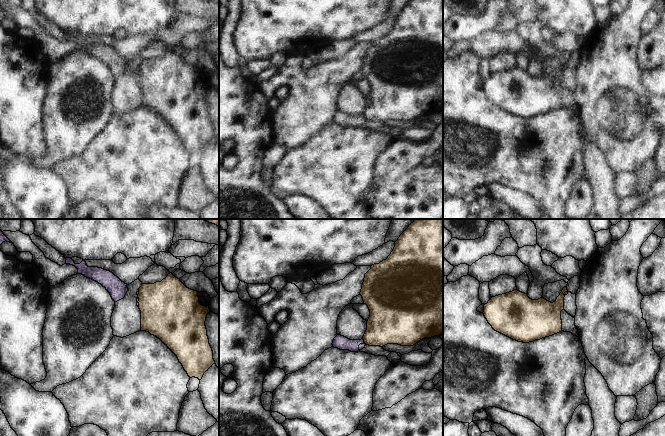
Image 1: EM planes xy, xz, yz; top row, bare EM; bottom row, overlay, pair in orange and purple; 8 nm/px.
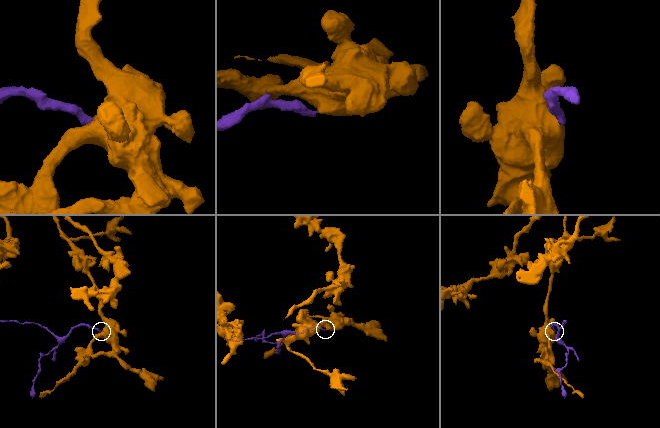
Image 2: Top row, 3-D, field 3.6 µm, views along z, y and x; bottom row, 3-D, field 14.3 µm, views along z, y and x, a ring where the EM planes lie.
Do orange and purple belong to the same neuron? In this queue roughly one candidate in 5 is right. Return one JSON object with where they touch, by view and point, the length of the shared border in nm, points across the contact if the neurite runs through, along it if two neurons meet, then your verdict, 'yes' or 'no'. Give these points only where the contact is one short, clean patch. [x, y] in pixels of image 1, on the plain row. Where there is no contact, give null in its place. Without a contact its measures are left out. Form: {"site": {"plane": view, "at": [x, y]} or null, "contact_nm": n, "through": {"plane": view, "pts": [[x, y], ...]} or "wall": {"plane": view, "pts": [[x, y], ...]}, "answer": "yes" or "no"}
{"site": {"plane": "xz", "at": [363, 115]}, "contact_nm": 40, "wall": {"plane": "xz", "pts": [[362, 114], [364, 118]]}, "answer": "no"}

